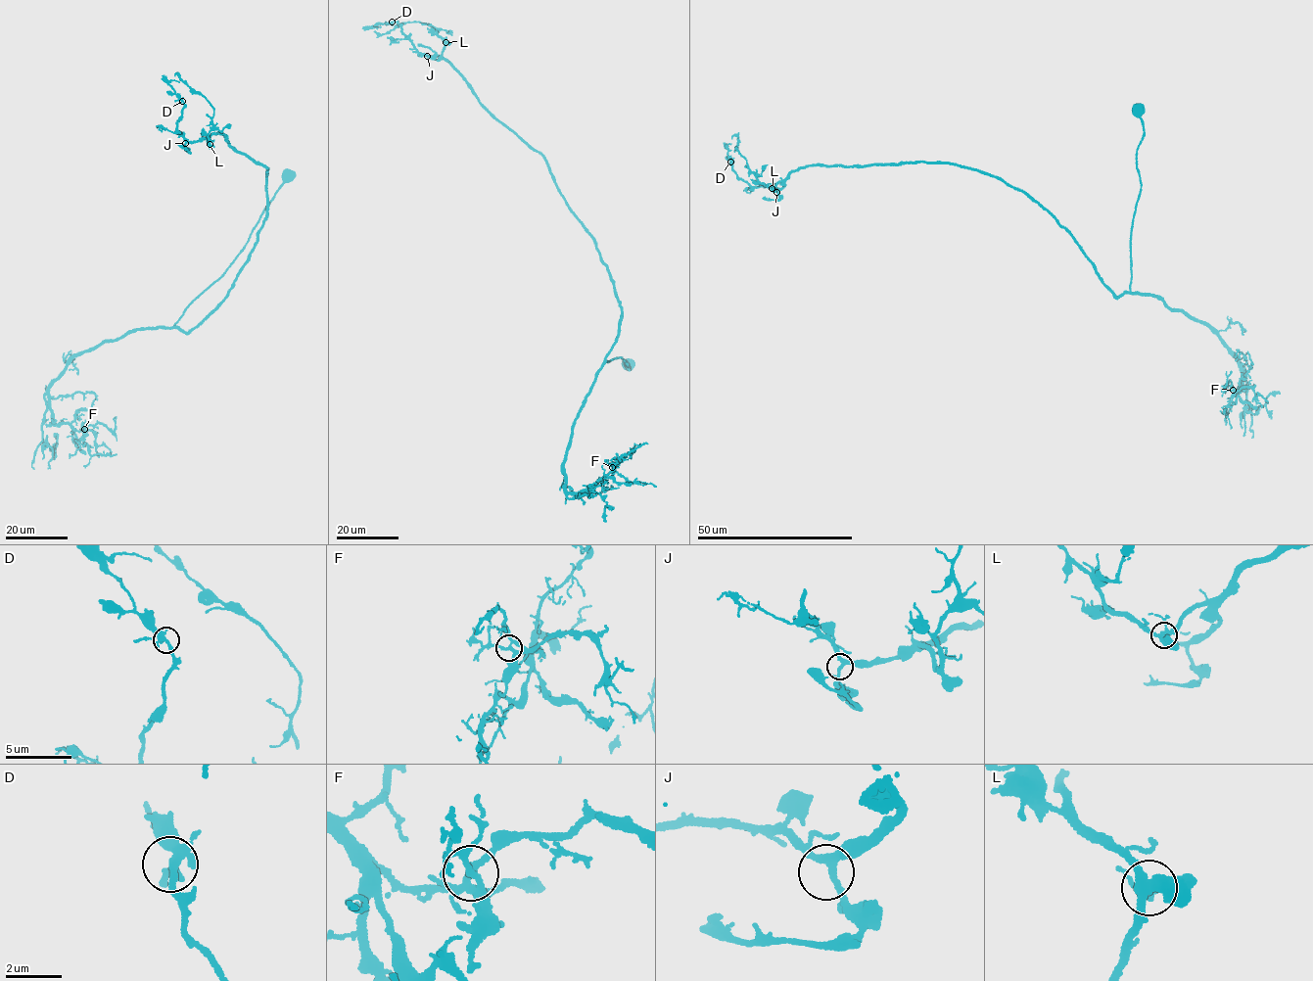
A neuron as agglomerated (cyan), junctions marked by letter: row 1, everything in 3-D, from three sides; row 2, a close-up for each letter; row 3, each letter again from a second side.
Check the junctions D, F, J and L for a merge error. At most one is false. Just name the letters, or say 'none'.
F

